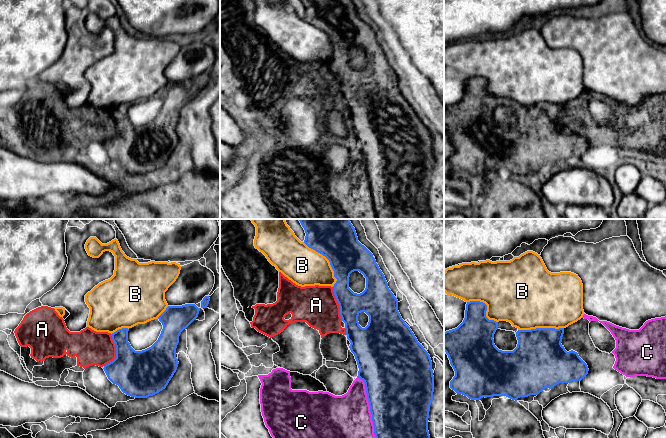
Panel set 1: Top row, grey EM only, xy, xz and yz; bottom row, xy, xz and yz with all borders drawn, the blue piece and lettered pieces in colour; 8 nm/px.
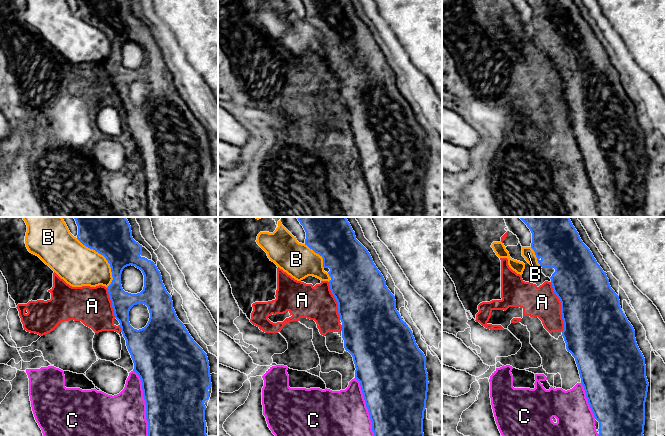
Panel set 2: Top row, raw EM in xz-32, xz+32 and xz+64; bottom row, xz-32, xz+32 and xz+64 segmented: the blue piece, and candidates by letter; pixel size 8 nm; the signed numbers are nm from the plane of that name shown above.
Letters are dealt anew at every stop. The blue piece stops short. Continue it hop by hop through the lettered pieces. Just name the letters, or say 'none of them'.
none of them

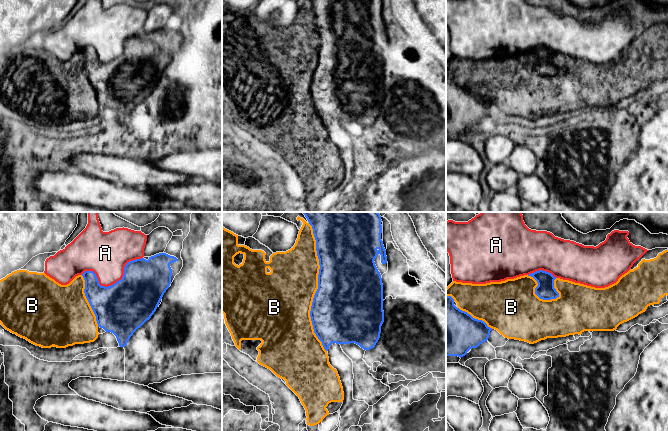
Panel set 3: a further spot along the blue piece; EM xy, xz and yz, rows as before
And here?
none of them

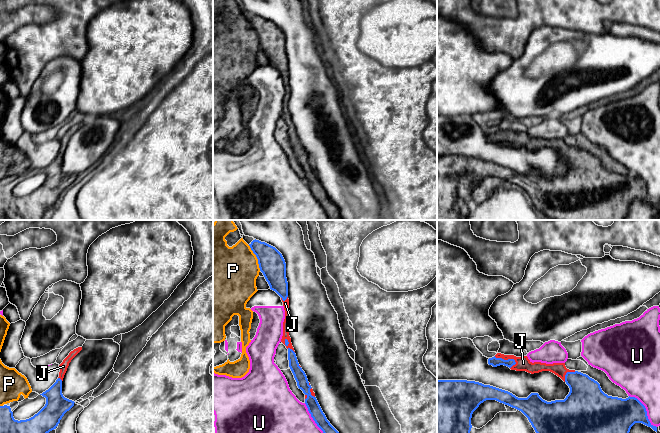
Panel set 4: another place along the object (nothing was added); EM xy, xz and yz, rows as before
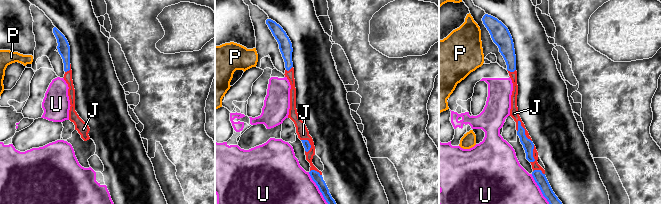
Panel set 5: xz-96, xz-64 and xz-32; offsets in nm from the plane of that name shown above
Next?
J

